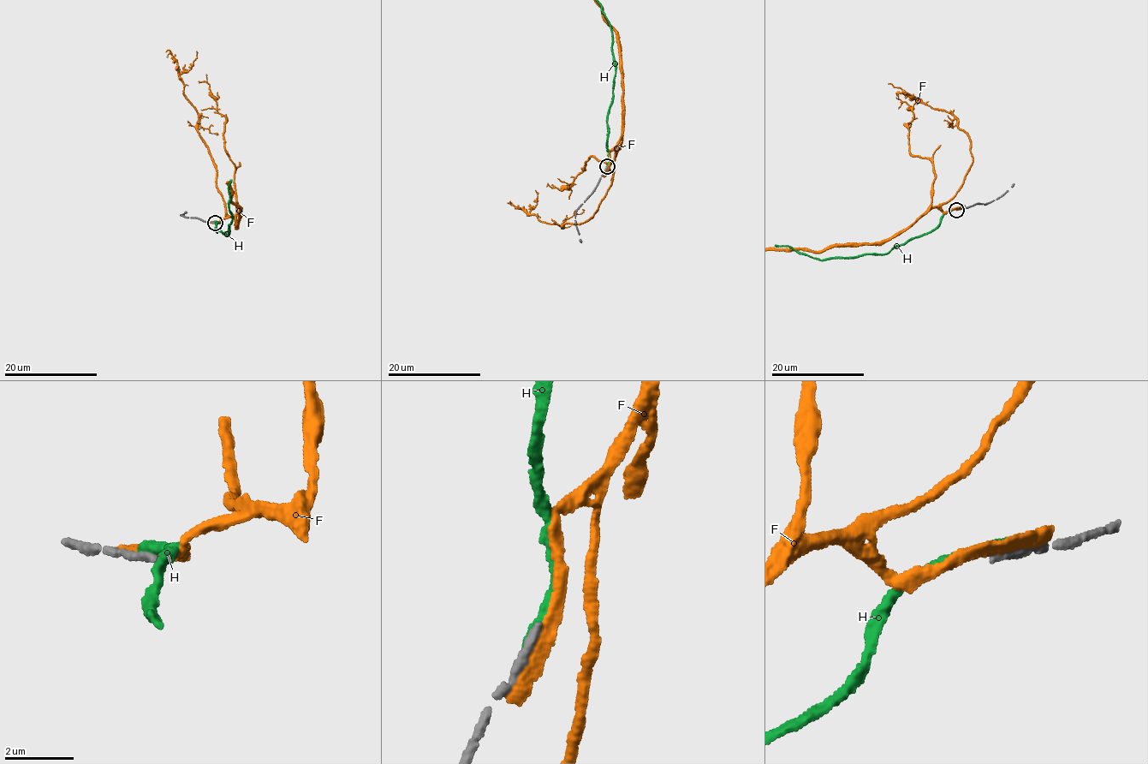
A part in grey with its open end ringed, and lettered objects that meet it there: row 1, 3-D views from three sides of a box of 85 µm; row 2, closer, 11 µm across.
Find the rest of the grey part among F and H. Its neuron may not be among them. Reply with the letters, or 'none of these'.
none of these

